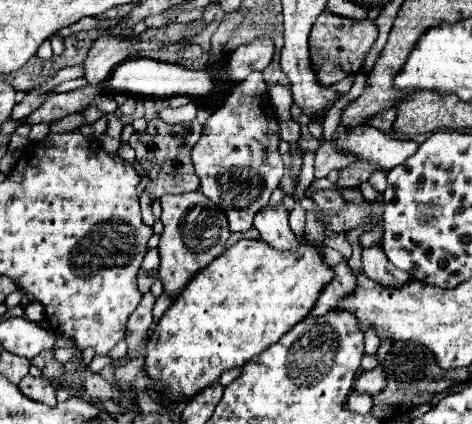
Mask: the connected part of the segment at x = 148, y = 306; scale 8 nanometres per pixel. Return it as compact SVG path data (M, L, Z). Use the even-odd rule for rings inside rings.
M147 292L143 296L141 304L137 306L137 310L129 316L127 332L125 332L125 340L129 344L129 352L145 342L145 336L147 336L151 324L153 324L153 304L155 304L155 300L157 298L151 292Z

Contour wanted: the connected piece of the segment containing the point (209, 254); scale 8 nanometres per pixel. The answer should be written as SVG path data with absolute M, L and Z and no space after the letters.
M199 190L177 196L167 194L161 196L159 202L163 208L161 222L165 226L159 242L159 256L161 256L159 278L165 286L165 292L177 296L185 288L185 284L193 278L195 272L203 270L209 262L221 256L231 232L223 210L209 204L211 200L207 200L207 196L203 196Z

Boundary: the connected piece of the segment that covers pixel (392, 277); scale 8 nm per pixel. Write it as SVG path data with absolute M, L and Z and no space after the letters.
M371 246L371 248L363 248L363 256L361 256L361 268L363 272L383 284L383 286L403 286L405 282L411 280L411 276L399 268L395 268L385 252L381 250L381 246Z

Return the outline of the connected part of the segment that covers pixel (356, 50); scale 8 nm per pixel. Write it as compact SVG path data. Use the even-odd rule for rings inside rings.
M323 12L317 22L313 24L311 30L311 60L313 60L313 70L319 76L319 80L327 86L341 82L341 78L349 76L351 72L357 72L361 68L361 62L365 58L365 54L369 52L371 44L377 38L377 26L371 20L349 20L343 16L335 16L331 12ZM341 70L343 74L335 72ZM337 74L337 76L335 76Z

